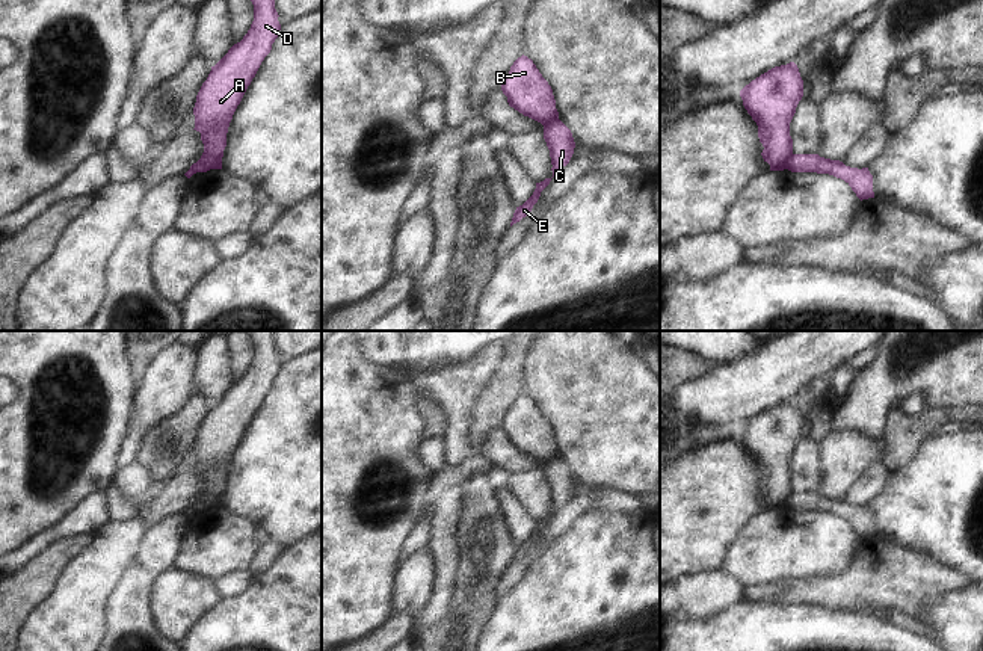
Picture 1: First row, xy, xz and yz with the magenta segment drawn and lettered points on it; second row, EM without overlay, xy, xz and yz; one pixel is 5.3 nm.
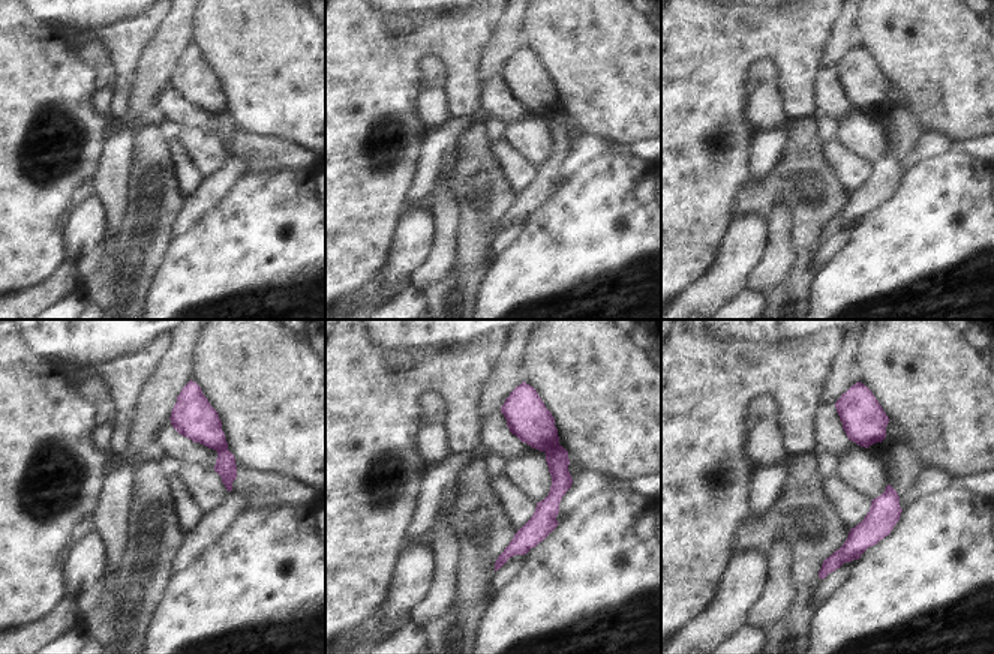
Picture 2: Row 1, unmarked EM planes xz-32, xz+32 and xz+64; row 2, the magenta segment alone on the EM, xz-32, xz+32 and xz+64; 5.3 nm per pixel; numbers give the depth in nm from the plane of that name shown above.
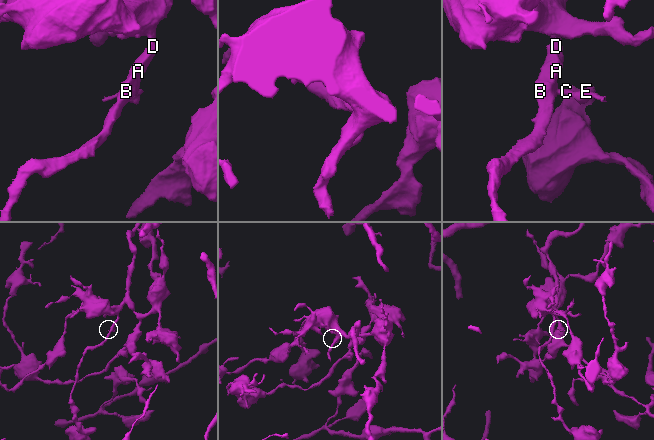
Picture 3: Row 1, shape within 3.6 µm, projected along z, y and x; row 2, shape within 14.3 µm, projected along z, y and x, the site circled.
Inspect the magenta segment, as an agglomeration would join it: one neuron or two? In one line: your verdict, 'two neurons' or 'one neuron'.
two neurons

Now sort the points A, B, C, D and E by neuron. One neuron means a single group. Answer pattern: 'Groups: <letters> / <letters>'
Groups: A B D / C E.

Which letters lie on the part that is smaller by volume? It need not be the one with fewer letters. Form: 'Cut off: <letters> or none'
Cut off: C, E

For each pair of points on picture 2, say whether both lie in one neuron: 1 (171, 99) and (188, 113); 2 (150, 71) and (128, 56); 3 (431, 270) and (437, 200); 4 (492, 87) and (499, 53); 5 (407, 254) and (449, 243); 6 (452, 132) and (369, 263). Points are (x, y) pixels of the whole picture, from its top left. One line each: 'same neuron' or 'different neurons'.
1: same neuron
2: different neurons
3: same neuron
4: different neurons
5: different neurons
6: different neurons

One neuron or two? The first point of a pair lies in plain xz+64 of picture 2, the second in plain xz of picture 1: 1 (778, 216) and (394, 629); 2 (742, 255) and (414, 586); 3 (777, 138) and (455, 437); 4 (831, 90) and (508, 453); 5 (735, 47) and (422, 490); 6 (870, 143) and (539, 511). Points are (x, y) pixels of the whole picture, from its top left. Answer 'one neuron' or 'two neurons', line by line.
1: two neurons
2: one neuron
3: two neurons
4: one neuron
5: one neuron
6: one neuron

